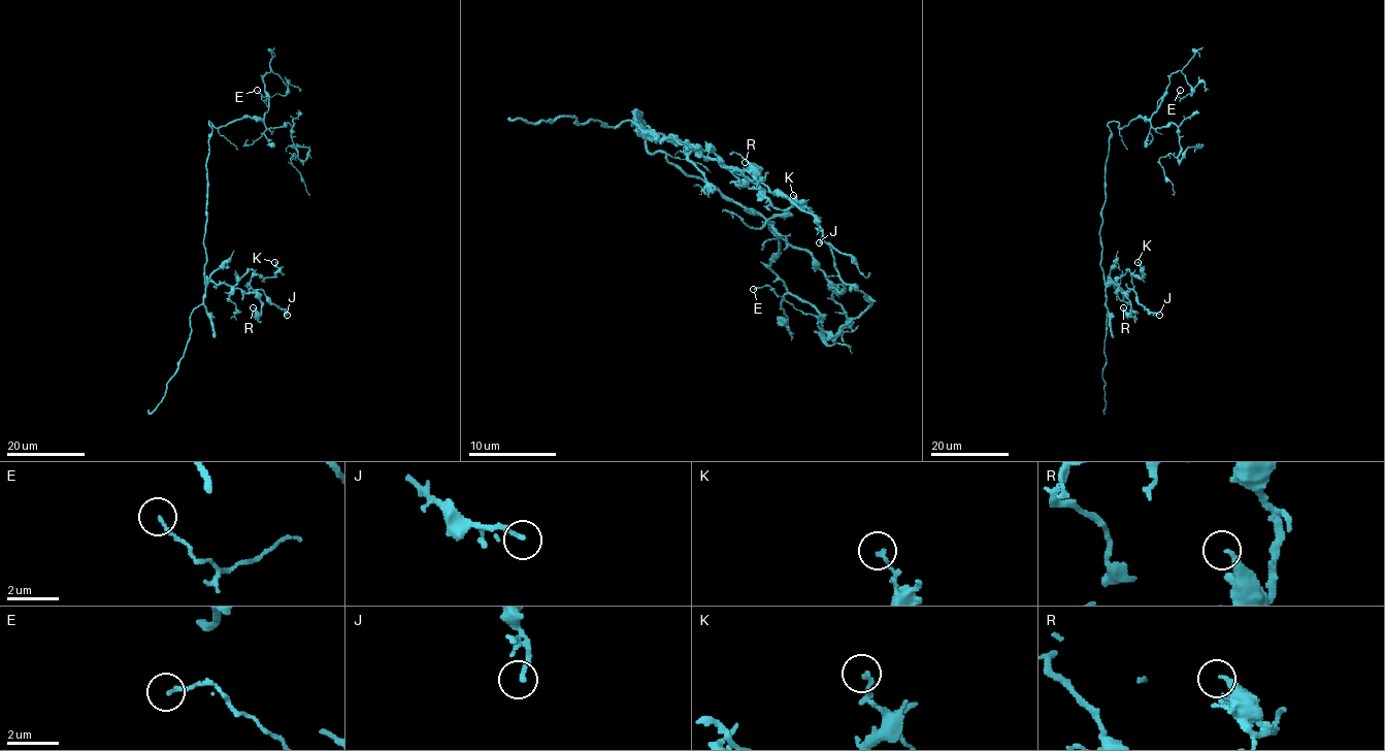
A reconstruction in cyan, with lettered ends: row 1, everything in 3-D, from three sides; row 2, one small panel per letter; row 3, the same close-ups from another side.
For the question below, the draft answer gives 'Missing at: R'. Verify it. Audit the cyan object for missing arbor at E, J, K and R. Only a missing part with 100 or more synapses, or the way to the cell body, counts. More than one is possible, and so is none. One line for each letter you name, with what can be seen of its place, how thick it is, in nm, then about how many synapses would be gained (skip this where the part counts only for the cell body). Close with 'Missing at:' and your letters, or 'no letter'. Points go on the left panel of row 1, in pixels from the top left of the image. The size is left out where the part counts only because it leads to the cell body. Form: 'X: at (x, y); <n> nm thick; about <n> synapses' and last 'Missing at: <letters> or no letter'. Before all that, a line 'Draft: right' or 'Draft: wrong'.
Draft: wrong
Missing at: no letter

